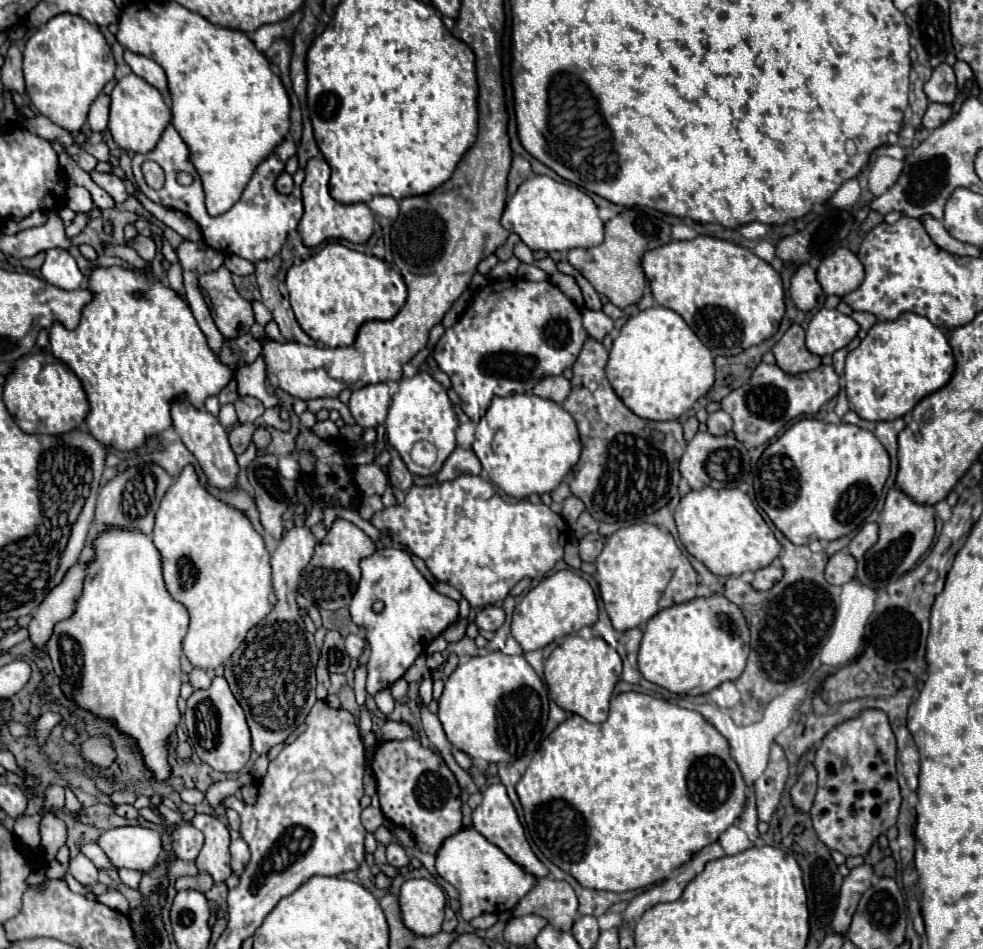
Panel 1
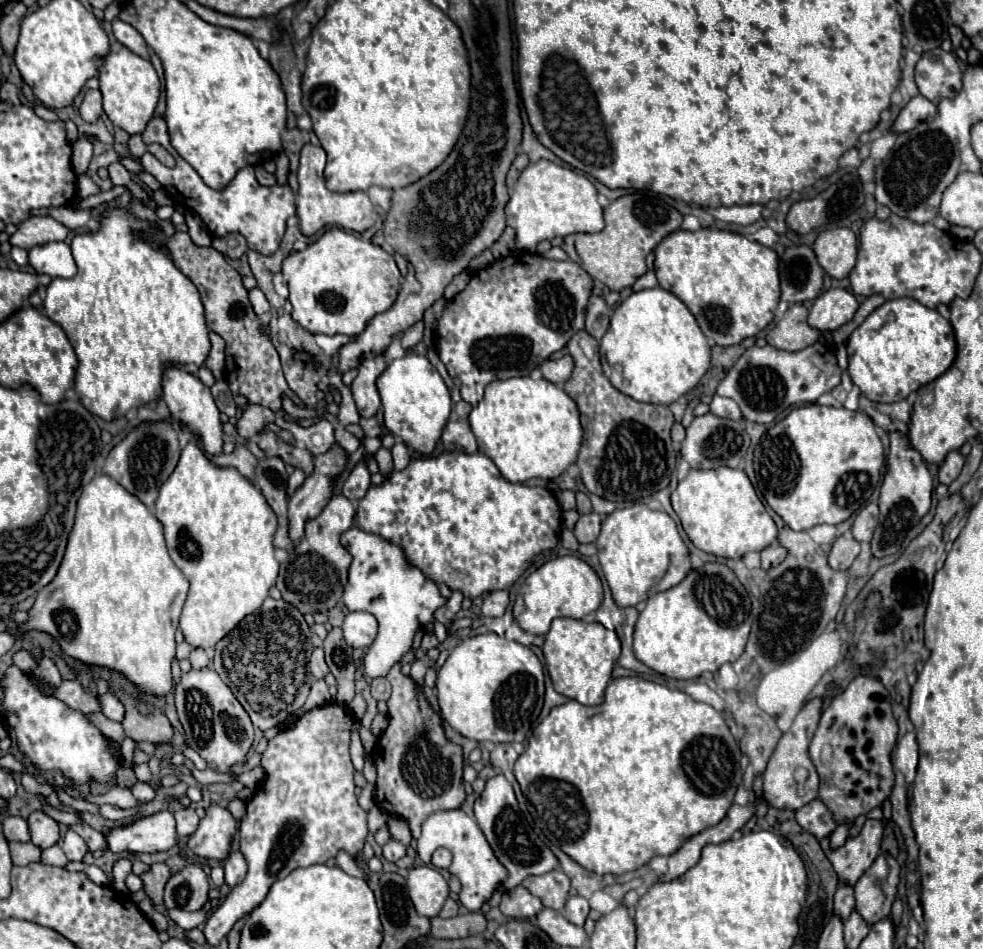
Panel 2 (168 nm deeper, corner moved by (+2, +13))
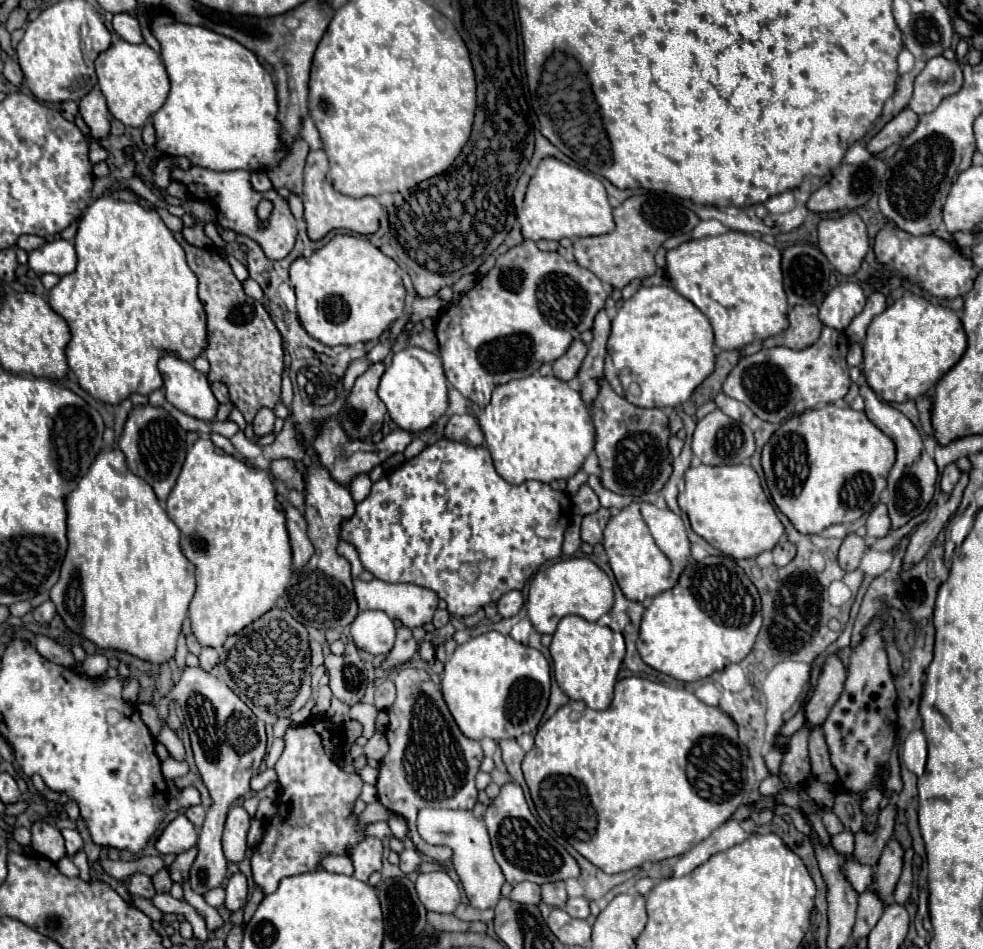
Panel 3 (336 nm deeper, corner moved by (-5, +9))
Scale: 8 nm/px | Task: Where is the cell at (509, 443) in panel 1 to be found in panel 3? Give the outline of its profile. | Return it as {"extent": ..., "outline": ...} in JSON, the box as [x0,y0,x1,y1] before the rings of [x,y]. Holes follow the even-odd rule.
{"extent":[478,374,594,484],"outline":[[[532,374],[496,386],[492,392],[492,402],[486,406],[478,422],[486,436],[486,446],[492,454],[496,472],[510,484],[522,484],[526,480],[540,482],[552,482],[558,478],[568,480],[582,468],[586,456],[594,448],[594,424],[584,400],[564,380],[556,380],[556,376]]]}

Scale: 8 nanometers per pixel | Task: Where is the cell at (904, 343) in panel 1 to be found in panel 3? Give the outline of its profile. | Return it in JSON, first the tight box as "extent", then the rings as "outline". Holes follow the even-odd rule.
{"extent":[862,296,966,402],"outline":[[[902,296],[868,326],[862,372],[884,402],[906,402],[926,394],[964,354],[966,332],[952,308],[934,306],[922,296]]]}

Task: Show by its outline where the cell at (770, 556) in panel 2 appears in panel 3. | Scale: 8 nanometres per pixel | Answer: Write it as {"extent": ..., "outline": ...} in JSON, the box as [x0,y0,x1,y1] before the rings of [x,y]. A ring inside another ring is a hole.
{"extent":[772,538,796,566],"outline":[[[784,538],[780,544],[774,546],[772,554],[774,554],[774,564],[776,566],[786,566],[796,556],[796,546]]]}

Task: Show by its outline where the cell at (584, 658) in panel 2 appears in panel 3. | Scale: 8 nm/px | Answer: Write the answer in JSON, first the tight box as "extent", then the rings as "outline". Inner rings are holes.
{"extent":[550,616,620,710],"outline":[[[564,616],[560,620],[552,636],[550,656],[554,662],[554,678],[568,698],[582,700],[592,710],[606,710],[610,706],[620,668],[620,662],[612,660],[612,640],[614,632],[608,626],[588,622],[580,616]]]}

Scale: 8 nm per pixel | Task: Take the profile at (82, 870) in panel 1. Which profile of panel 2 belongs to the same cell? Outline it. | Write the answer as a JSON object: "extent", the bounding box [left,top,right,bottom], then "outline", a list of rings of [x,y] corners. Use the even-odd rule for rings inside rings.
{"extent":[63,830,89,860],"outline":[[[69,830],[63,838],[63,852],[69,860],[83,860],[85,854],[89,852],[89,846],[85,844],[85,840],[79,834]]]}

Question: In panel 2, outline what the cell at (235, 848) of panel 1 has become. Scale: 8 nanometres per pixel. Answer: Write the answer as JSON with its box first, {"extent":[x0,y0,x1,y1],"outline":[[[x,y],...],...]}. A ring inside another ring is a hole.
{"extent":[225,850,247,886],"outline":[[[235,850],[229,854],[229,858],[225,860],[225,882],[229,886],[239,884],[247,874],[247,862],[245,856],[241,854],[241,850]]]}

